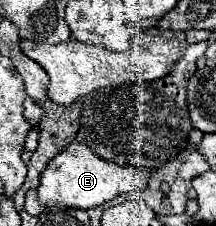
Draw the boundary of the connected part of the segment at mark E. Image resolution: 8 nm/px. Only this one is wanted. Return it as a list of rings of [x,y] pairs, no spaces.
[[[74,141],[68,145],[68,149],[58,153],[46,165],[44,173],[40,175],[38,197],[40,197],[40,203],[46,207],[62,205],[62,207],[90,209],[90,207],[102,205],[104,201],[110,201],[122,193],[146,189],[150,175],[152,175],[150,169],[138,169],[136,165],[114,165],[112,161],[98,157],[86,145]]]

